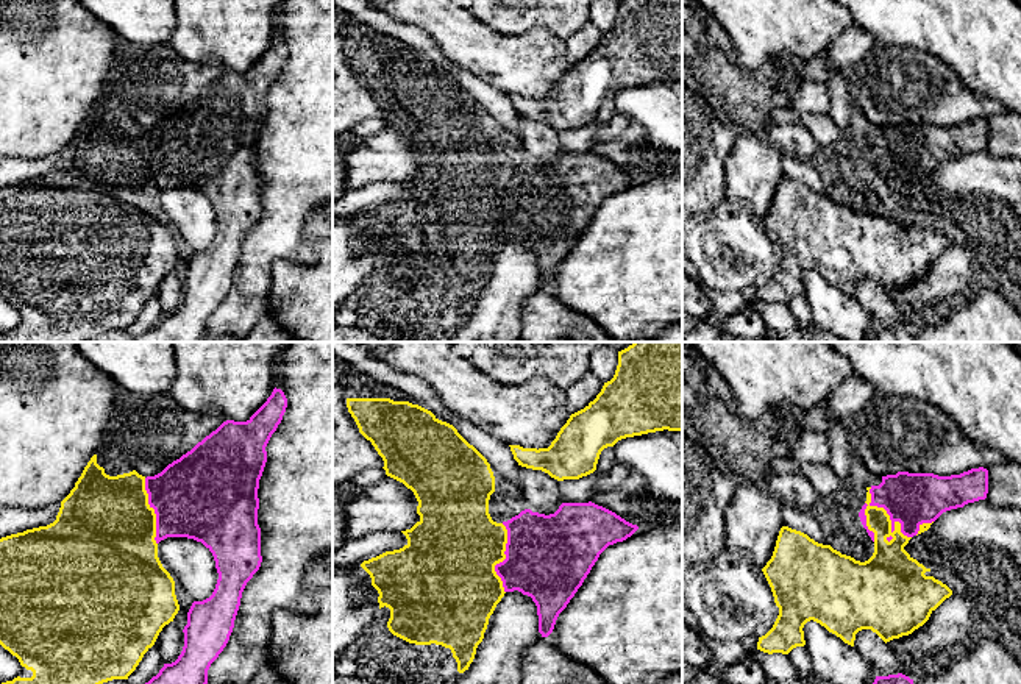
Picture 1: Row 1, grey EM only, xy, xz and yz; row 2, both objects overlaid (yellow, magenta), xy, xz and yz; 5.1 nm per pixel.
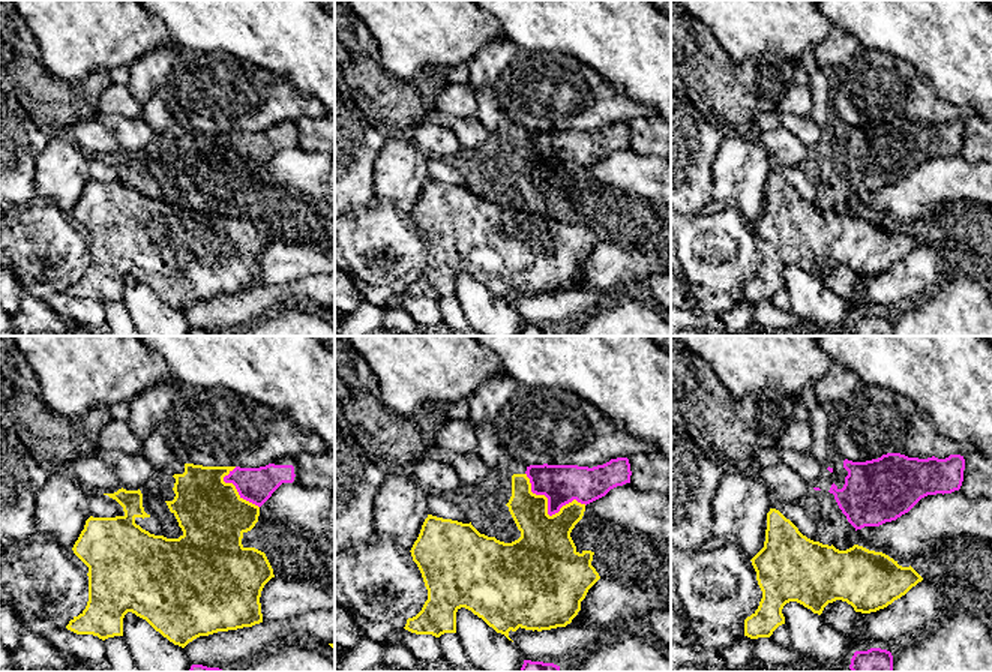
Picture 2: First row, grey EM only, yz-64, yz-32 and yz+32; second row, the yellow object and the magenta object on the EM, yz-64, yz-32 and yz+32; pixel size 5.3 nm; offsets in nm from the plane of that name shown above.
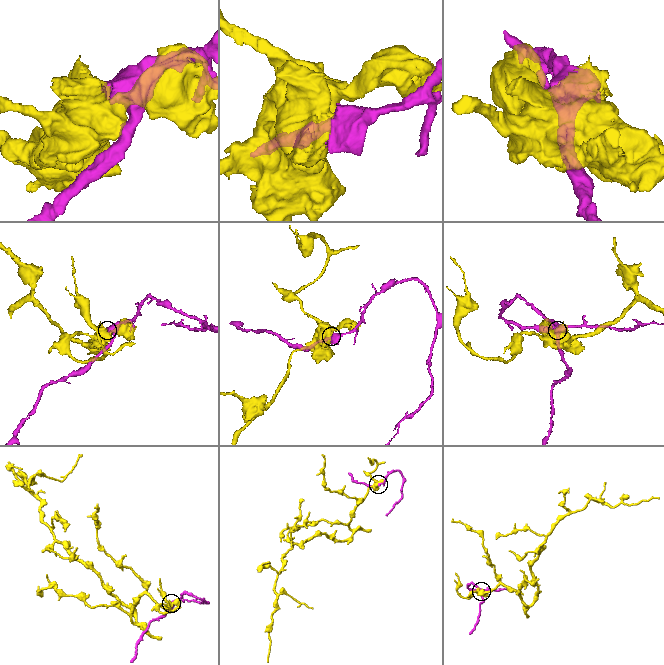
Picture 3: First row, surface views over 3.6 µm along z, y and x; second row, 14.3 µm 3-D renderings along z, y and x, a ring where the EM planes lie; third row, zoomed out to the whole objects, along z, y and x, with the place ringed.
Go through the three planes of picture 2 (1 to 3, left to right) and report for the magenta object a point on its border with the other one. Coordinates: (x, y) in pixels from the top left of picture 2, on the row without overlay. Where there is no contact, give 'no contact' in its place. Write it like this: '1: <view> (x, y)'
1: yz-64 (236, 153)
2: yz-32 (547, 173)
3: no contact

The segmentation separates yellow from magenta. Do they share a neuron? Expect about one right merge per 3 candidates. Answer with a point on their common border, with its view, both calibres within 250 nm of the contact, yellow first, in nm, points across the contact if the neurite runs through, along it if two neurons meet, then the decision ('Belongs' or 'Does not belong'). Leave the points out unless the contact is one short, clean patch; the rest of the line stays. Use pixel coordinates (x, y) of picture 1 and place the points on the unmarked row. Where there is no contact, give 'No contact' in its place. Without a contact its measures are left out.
Touches yellow at yz (885, 163). Thickness 190 nm (yellow) against 280 nm. Does not belong

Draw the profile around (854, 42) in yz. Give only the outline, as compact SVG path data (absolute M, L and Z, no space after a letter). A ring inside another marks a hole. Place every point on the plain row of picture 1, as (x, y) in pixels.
M852 22L827 48L827 59L824 61L827 73L840 72L846 75L874 44L874 36Z

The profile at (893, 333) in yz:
M902 323L876 326L871 342L915 342L915 334L913 330Z

